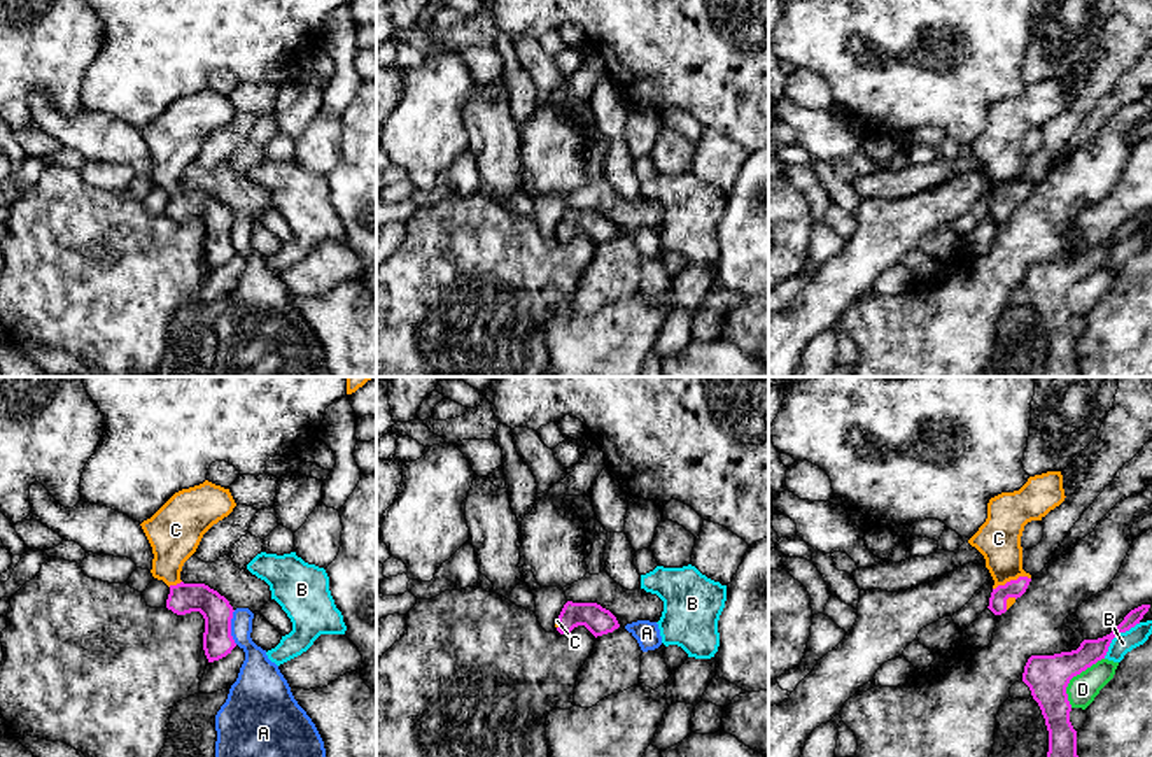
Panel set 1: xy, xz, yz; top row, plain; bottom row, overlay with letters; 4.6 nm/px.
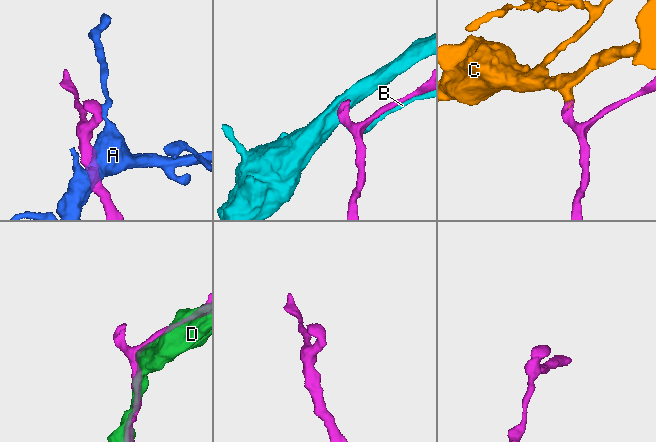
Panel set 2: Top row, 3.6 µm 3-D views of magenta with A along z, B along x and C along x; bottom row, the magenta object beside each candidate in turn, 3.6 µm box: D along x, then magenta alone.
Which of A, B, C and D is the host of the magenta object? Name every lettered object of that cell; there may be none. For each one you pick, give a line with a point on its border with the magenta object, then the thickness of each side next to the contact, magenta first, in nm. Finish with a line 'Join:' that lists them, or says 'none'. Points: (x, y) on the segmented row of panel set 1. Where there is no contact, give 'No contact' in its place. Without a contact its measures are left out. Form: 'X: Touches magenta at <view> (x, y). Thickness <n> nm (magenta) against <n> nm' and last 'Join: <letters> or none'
C: Touches magenta at yz (1011, 580). Thickness 80 nm (magenta) against 200 nm
Join: C

